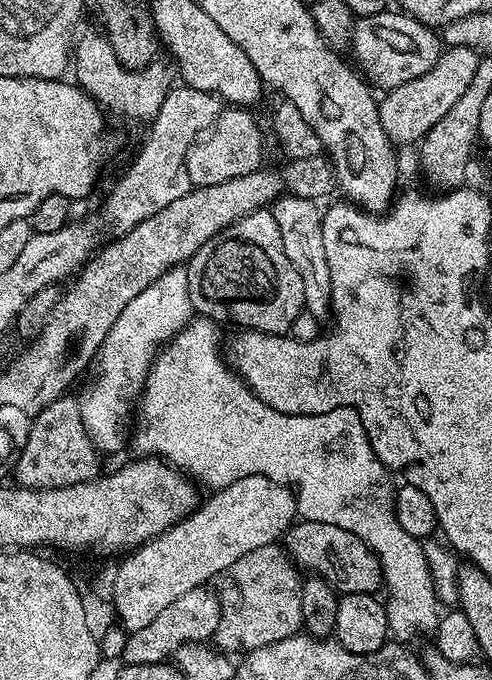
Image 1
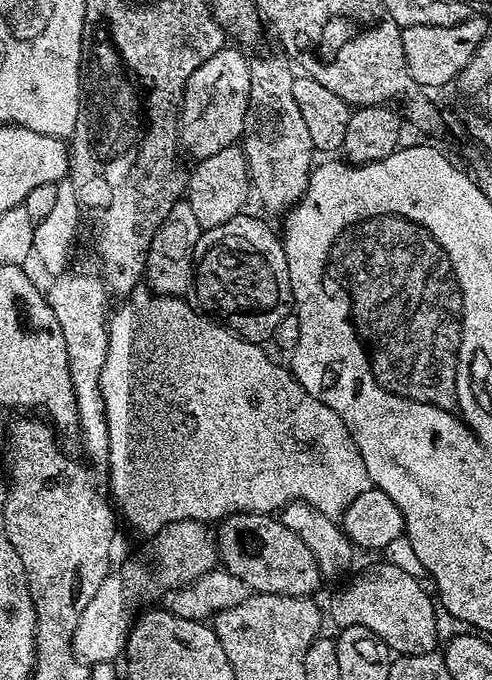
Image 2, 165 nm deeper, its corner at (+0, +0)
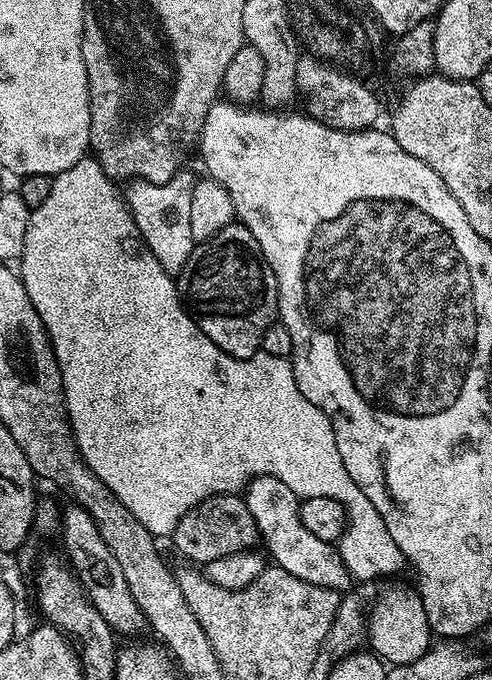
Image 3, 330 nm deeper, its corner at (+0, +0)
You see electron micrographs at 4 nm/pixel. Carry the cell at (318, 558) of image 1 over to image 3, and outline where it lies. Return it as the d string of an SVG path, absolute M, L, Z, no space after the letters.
M240 494L211 496L206 502L198 502L178 522L173 530L170 543L185 556L185 561L196 566L214 562L214 558L226 558L230 554L246 552L257 547L261 539L258 526L247 509L245 497Z

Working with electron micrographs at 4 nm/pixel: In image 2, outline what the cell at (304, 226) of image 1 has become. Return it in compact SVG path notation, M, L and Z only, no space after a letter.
M282 54L250 60L250 91L240 146L247 158L249 181L270 212L287 213L304 196L314 166L314 146L295 104L293 65Z

